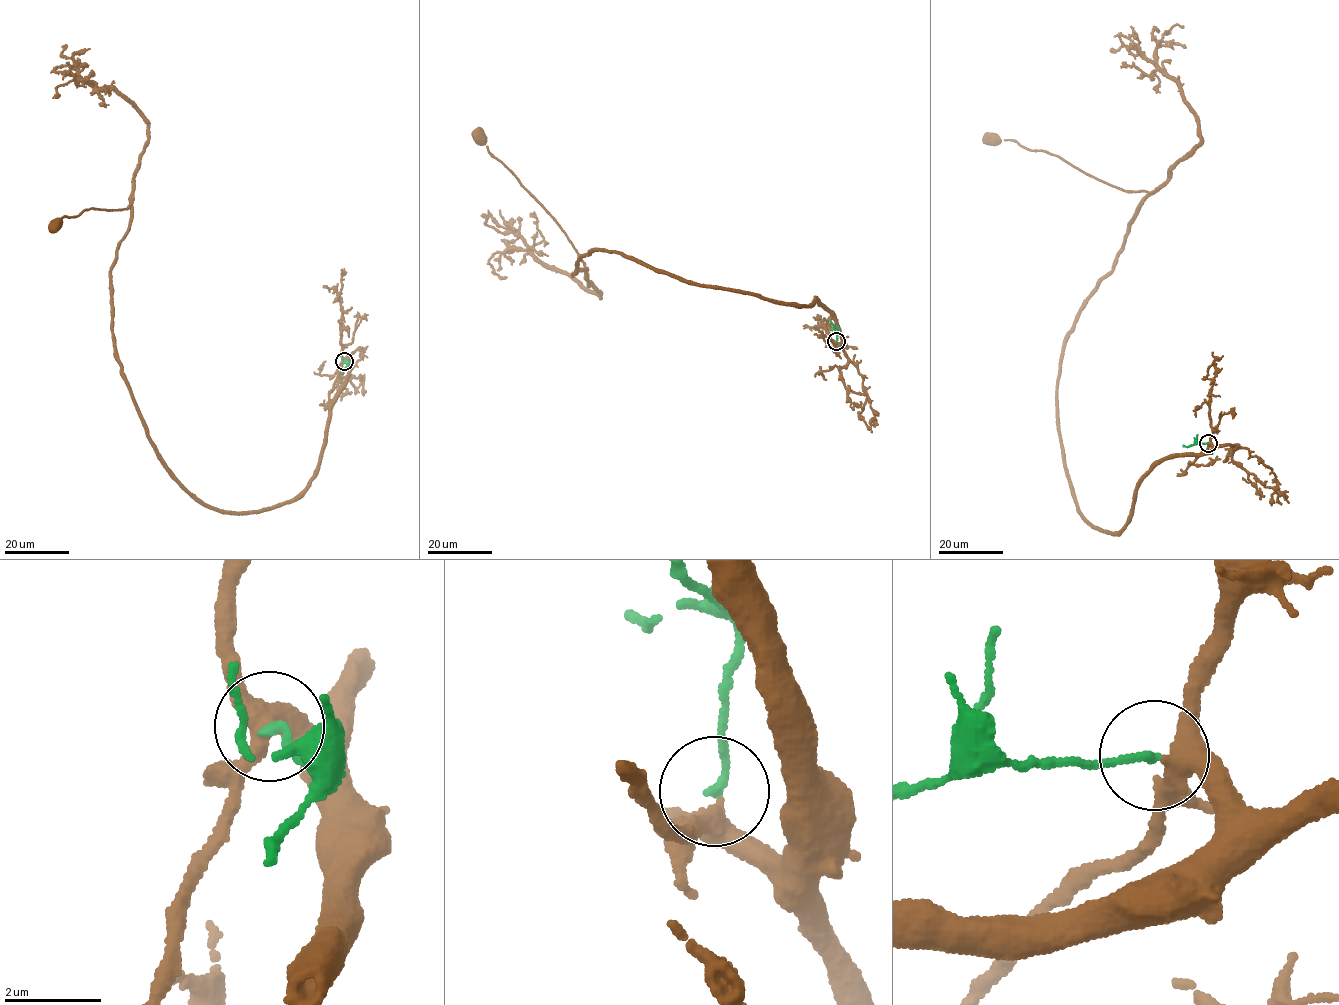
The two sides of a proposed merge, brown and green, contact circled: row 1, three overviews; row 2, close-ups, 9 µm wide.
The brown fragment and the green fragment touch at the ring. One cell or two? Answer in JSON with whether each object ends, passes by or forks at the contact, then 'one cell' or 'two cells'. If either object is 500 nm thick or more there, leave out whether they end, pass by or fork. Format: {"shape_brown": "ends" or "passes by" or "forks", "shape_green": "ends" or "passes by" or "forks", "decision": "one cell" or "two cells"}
{"shape_brown": "forks", "shape_green": "ends", "decision": "one cell"}

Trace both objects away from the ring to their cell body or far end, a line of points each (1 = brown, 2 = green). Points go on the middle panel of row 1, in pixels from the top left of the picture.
1: (836, 341), (815, 298), (695, 285), (618, 251), (580, 255), (572, 274), (586, 268), (566, 233), (480, 135)
2: (836, 341), (837, 329), (829, 320)

